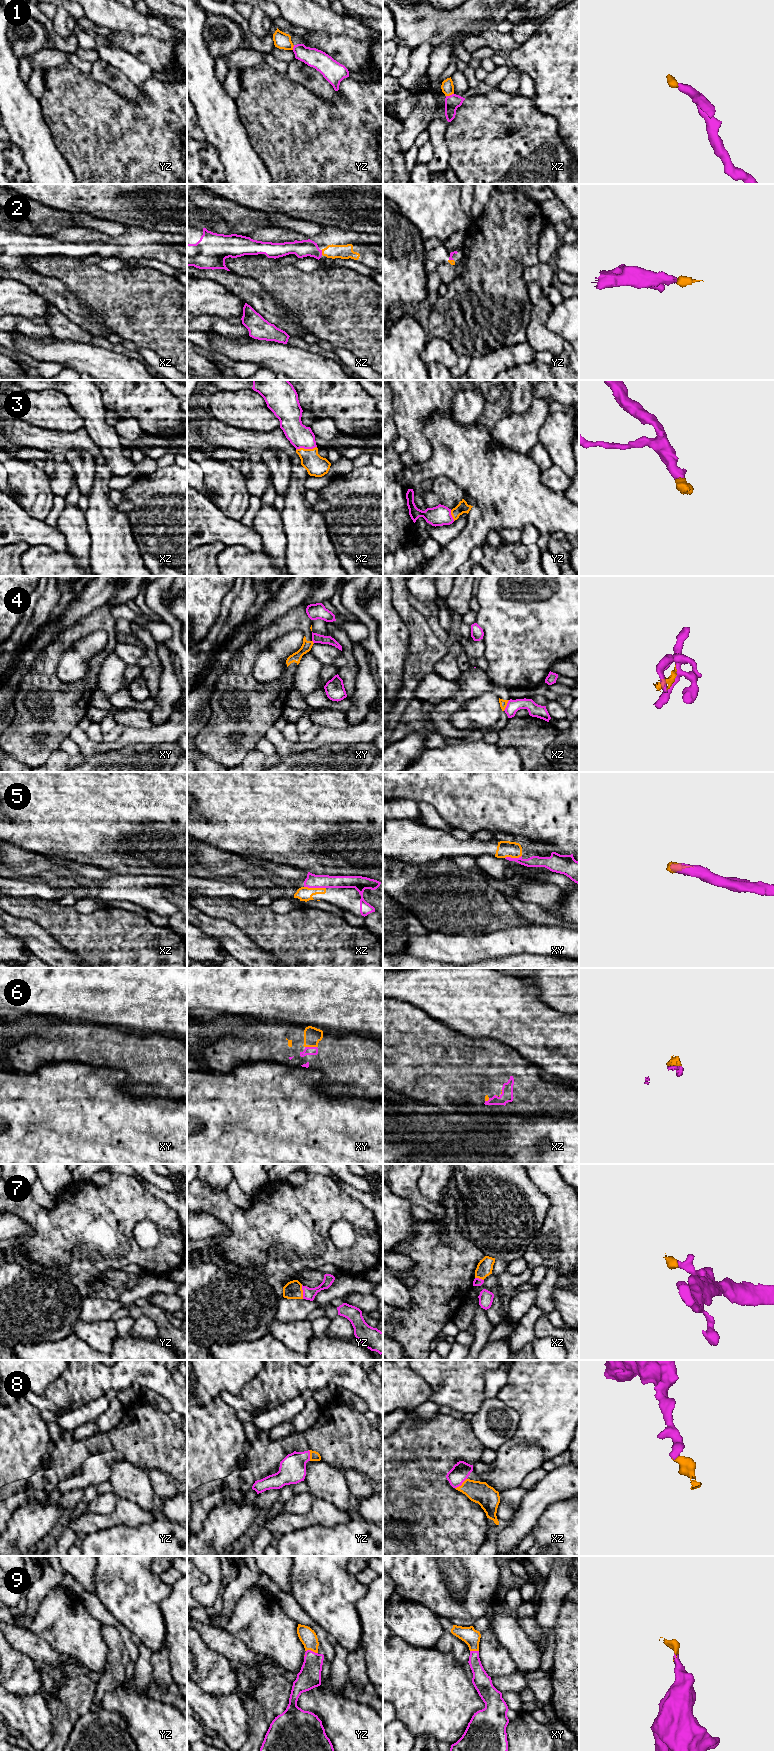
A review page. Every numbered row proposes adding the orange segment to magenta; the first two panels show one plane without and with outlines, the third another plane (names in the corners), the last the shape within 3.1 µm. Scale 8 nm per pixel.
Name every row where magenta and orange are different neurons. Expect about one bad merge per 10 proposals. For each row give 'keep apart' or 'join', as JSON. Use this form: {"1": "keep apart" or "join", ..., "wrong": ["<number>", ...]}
{"1": "join", "2": "join", "3": "join", "4": "keep apart", "5": "join", "6": "join", "7": "join", "8": "join", "9": "join", "wrong": ["4"]}

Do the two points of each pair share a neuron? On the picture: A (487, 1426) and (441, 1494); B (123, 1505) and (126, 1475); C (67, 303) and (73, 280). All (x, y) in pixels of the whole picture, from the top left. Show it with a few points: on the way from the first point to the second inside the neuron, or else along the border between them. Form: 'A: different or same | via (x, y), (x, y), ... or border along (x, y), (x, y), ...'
A: different | border along (470, 1422), (474, 1435), (485, 1447)
B: different | border along (118, 1496), (136, 1503), (145, 1511)
C: different | border along (50, 277), (59, 279), (86, 307)

